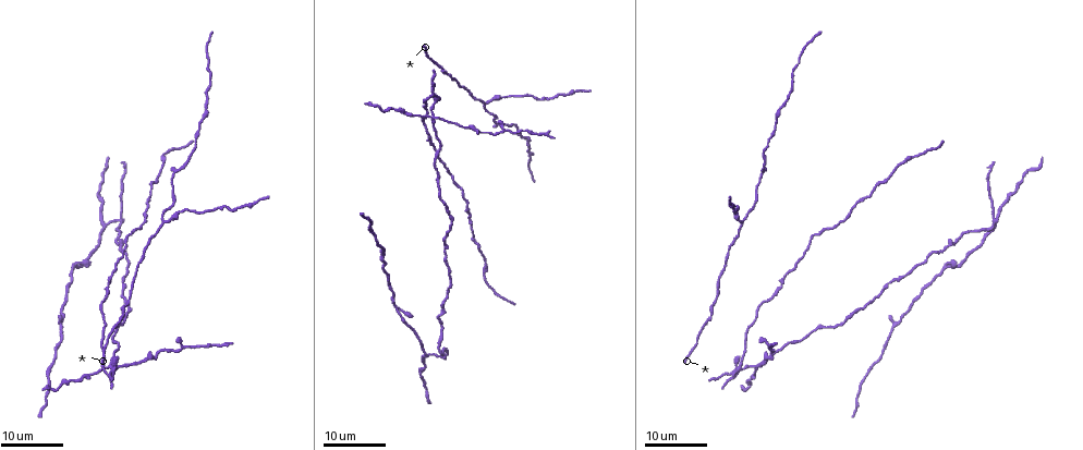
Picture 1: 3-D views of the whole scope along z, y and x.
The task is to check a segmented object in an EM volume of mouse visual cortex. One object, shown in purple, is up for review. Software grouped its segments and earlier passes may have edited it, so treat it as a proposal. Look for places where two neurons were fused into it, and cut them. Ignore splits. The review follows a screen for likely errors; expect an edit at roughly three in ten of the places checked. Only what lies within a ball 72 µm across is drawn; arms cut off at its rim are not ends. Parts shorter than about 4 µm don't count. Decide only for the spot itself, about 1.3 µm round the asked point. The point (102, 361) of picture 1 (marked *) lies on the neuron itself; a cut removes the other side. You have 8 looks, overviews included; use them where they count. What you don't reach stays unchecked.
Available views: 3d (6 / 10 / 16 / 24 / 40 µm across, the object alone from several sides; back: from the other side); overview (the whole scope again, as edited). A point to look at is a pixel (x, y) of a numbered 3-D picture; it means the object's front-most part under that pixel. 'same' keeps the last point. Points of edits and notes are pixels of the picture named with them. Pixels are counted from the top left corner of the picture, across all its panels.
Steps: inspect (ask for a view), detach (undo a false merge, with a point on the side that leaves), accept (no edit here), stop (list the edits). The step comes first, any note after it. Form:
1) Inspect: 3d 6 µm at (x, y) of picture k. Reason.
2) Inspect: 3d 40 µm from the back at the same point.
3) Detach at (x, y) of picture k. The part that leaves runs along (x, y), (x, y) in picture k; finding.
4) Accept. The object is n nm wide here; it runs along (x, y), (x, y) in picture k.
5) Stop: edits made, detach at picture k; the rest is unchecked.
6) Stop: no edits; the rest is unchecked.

Inspect: 3d 16 µm at (438, 118) of picture 1. Four arms meet.

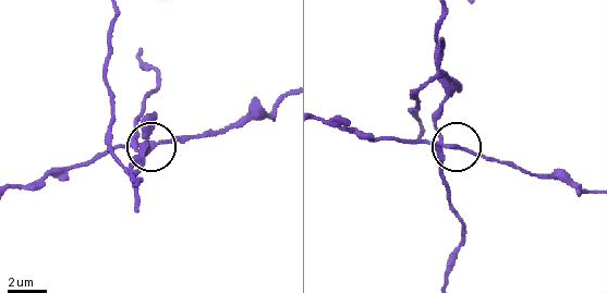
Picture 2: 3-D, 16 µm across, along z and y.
Inspect: 3d 6 µm at (449, 147) of picture 2. Closer look.

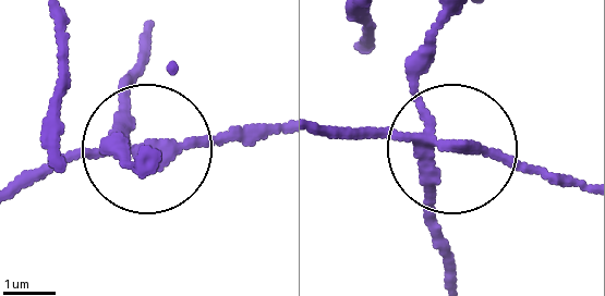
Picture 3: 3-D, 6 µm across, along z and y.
Inspect: 3d 6 µm from the back at (453, 144) of picture 3.

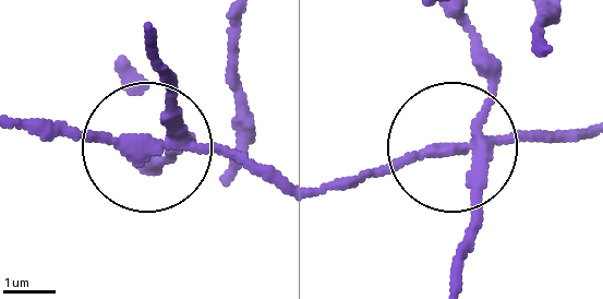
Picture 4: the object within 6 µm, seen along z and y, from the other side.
Detach at (245, 166) of picture 4. The object is 240 nm wide here; the part that leaves runs along (172, 144), (21, 122) in picture 4; two neurons meet here.

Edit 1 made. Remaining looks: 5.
Inspect: overview. Redraw.

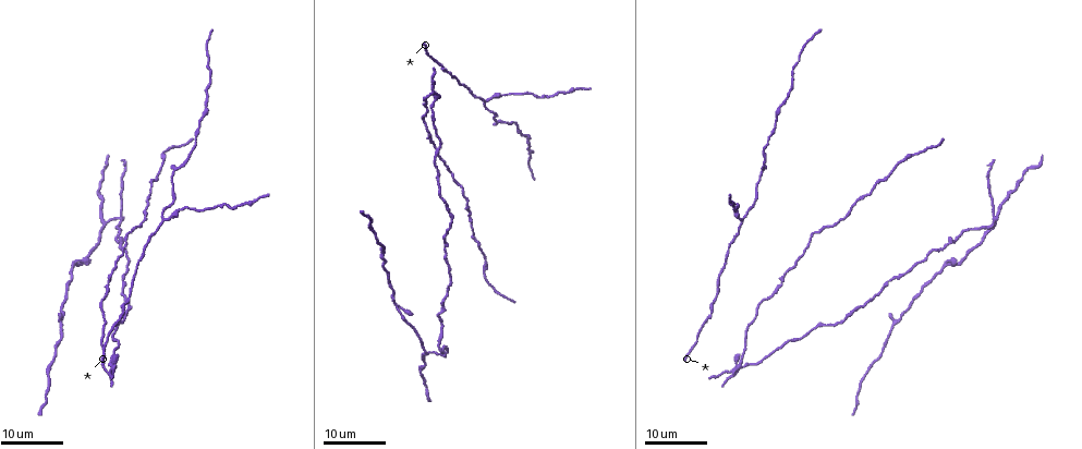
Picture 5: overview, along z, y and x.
Inspect: 3d 16 µm at (162, 218) of picture 5. Arms part here.

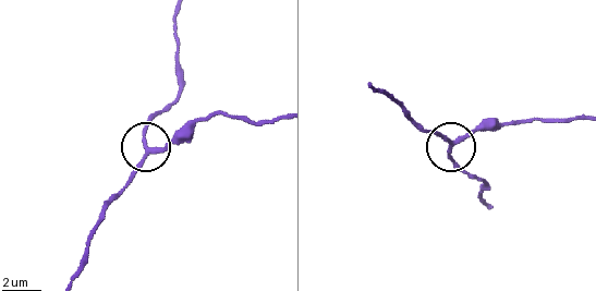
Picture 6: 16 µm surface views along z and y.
Inspect: 3d 10 µm at (453, 144) of picture 6.

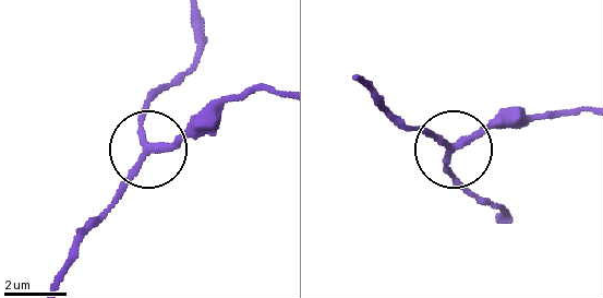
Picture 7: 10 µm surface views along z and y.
Accept. It runs along (53, 278), (142, 153), (202, 117) in picture 7; continuous, no second neuron.

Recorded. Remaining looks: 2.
Inspect: 3d 16 µm at (897, 161) of picture 5. Thick turns thin.

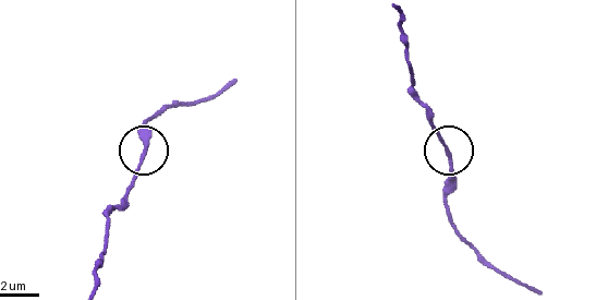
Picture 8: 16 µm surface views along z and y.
Inspect: 3d 6 µm at (144, 153) of picture 8.

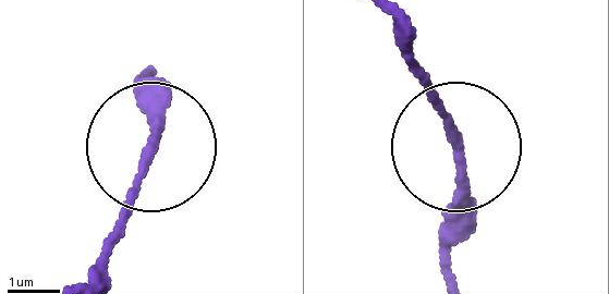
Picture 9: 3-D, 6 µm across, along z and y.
Accept. The object is 180 nm wide here; it runs along (394, 20), (451, 137), (451, 249) in picture 9; continuous, no second neuron.

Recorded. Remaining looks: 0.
Stop: edits made, detach at picture 4; the rest is unchecked.

